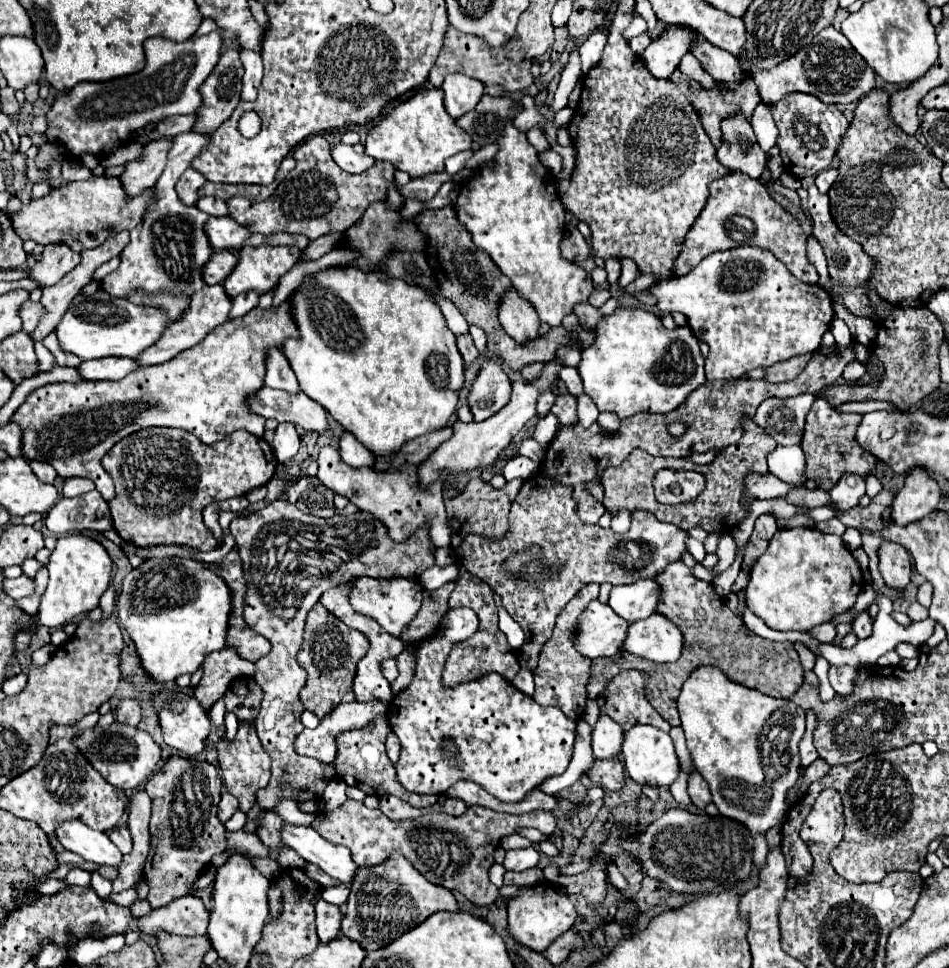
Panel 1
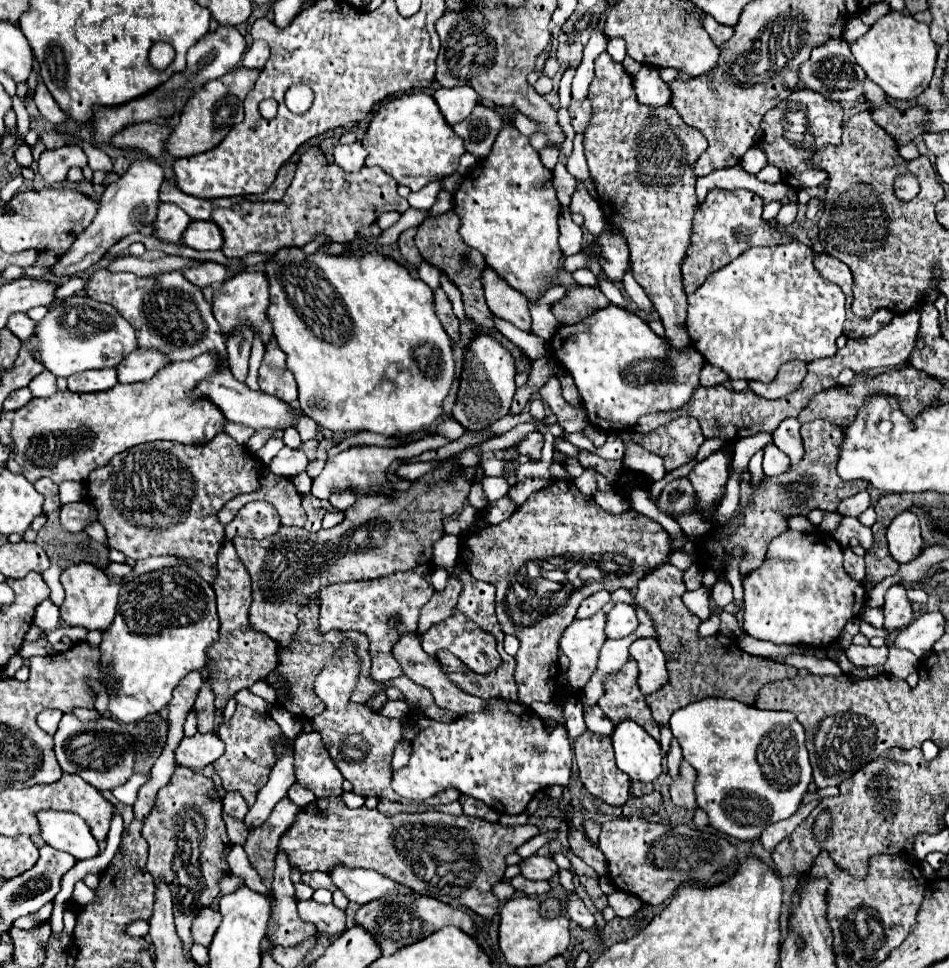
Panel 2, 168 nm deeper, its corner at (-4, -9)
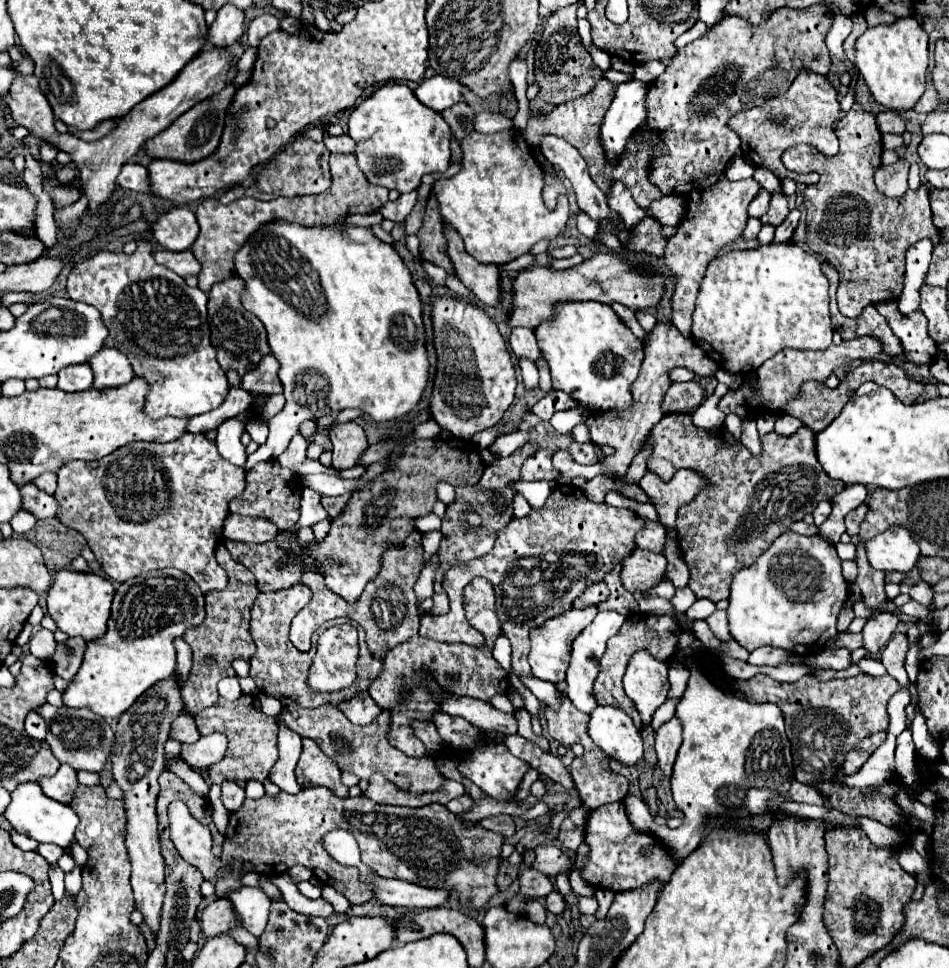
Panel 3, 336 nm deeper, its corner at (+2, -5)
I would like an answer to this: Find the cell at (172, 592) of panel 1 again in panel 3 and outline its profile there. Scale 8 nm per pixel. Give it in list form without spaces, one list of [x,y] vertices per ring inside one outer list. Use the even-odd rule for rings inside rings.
[[[164,568],[164,570],[152,570],[140,576],[130,578],[128,582],[120,584],[112,602],[112,616],[108,622],[108,632],[104,638],[98,638],[96,642],[90,642],[80,670],[70,680],[68,688],[62,692],[64,706],[70,708],[82,708],[90,706],[96,714],[104,718],[118,718],[148,686],[154,686],[158,680],[164,680],[174,674],[176,666],[176,650],[172,640],[182,636],[188,626],[196,626],[204,620],[204,594],[188,578],[184,572],[176,568]]]

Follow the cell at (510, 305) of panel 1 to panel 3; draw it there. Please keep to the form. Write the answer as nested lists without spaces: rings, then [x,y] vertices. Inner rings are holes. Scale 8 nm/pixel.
[[[444,224],[444,236],[448,240],[448,256],[454,264],[458,280],[476,294],[480,302],[486,306],[498,304],[500,298],[500,270],[494,264],[482,264],[474,260],[462,244],[460,234],[450,226]]]

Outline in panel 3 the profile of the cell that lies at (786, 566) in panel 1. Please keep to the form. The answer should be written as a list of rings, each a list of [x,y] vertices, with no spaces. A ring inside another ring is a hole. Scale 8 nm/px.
[[[788,530],[752,566],[742,568],[734,576],[726,610],[728,630],[748,652],[760,646],[772,646],[790,654],[808,656],[822,650],[838,634],[836,618],[846,600],[848,584],[842,578],[836,548],[822,536],[800,536]],[[790,588],[802,600],[790,600]]]

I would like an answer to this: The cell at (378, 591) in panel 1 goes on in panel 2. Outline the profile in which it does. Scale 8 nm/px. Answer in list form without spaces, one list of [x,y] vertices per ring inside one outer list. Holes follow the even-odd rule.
[[[404,632],[404,634],[400,634],[398,642],[396,642],[394,648],[392,648],[392,654],[394,654],[394,658],[398,660],[398,664],[402,666],[404,674],[406,674],[412,682],[422,684],[422,686],[426,686],[426,688],[432,692],[432,696],[434,696],[434,700],[438,702],[438,706],[442,706],[442,708],[446,708],[446,710],[454,710],[458,716],[468,714],[468,712],[474,712],[474,710],[482,710],[482,706],[486,706],[484,700],[478,700],[478,698],[474,698],[474,696],[462,692],[462,690],[458,690],[458,688],[446,678],[446,674],[442,674],[438,662],[436,662],[434,658],[428,658],[428,654],[426,654],[426,652],[422,650],[422,646],[420,646],[420,638],[418,638],[414,632]]]

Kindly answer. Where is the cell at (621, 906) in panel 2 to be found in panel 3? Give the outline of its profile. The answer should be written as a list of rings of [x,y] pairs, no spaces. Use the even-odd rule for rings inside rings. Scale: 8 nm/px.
[[[596,890],[594,896],[596,896],[596,900],[598,900],[598,910],[596,910],[594,916],[596,916],[596,918],[606,918],[608,908],[610,908],[612,898],[614,898],[614,892],[610,892],[610,890]]]

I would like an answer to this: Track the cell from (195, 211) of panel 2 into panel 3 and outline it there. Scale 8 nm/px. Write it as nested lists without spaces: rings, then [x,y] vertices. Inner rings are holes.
[[[128,162],[128,164],[122,166],[122,172],[118,174],[118,186],[122,186],[124,190],[132,190],[132,192],[148,194],[148,196],[152,198],[152,194],[150,194],[150,182],[148,182],[148,170],[146,170],[144,166],[136,164],[136,162]]]

